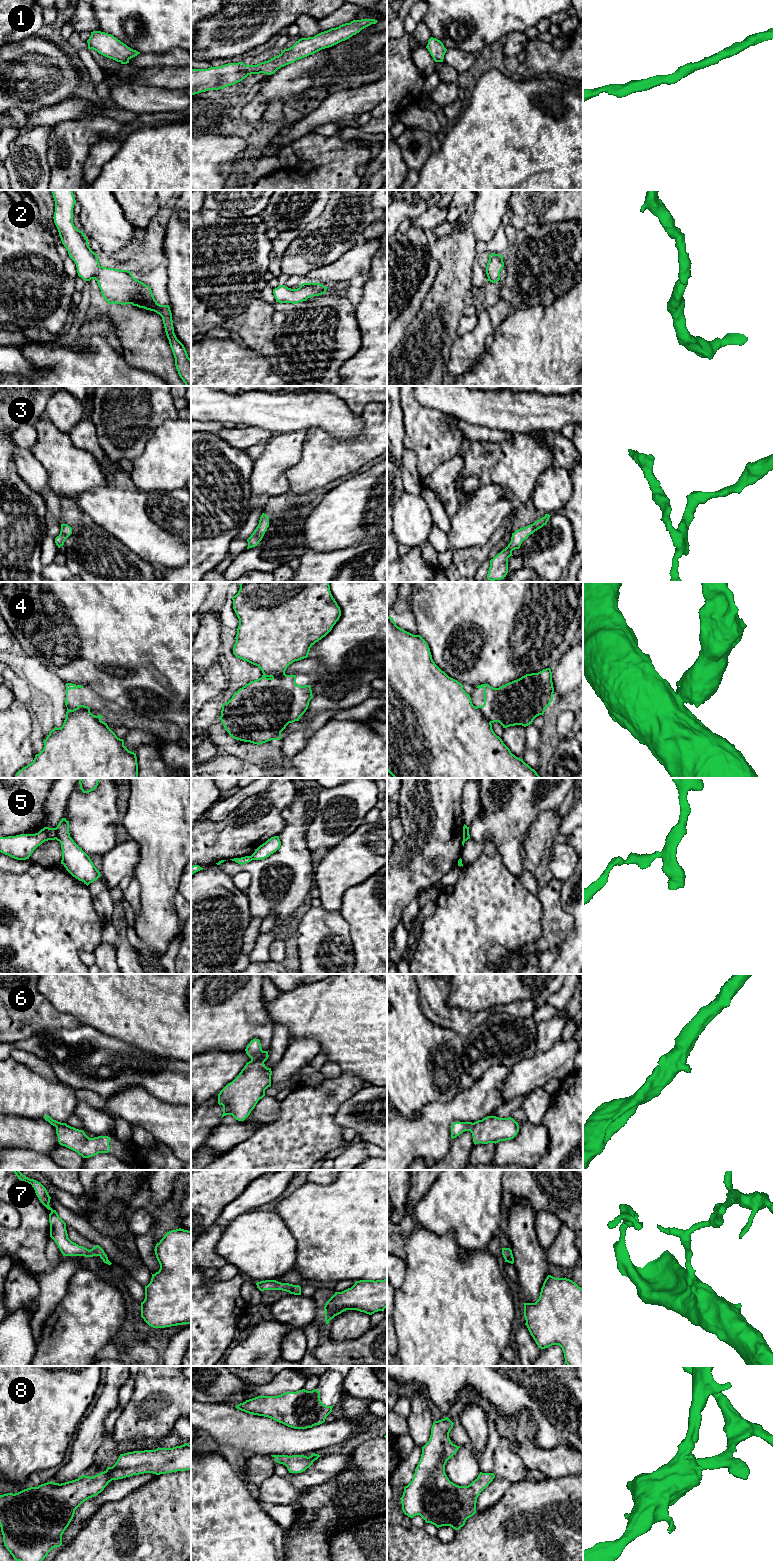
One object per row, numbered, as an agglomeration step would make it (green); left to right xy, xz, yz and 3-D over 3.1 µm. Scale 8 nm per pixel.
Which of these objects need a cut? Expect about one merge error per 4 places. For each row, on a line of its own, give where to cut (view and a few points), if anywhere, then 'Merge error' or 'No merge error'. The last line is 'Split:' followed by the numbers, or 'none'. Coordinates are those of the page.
1: No split. No merge error
2: No split. No merge error
3: No split. No merge error
4: Split along xz (284, 673), (263, 675). Merge error
5: Split along xy (54, 828), (56, 838). Merge error
6: No split. No merge error
7: No split. No merge error
8: No split. No merge error
Split: 4, 5

